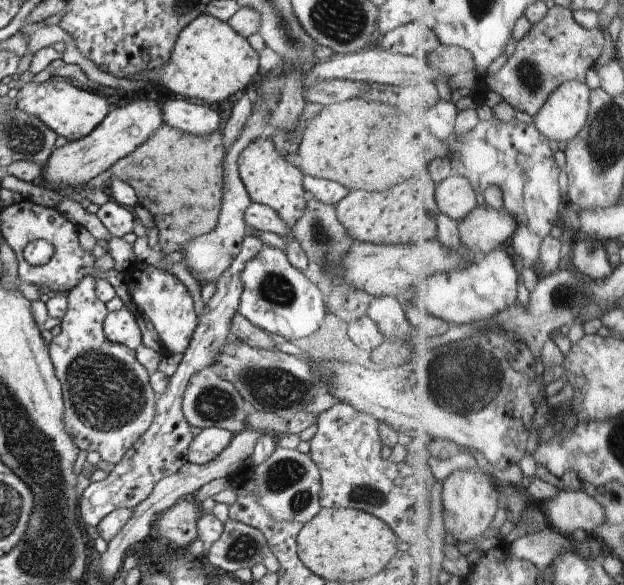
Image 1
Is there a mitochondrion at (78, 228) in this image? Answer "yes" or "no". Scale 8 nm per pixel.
no

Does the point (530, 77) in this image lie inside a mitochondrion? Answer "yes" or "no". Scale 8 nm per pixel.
yes

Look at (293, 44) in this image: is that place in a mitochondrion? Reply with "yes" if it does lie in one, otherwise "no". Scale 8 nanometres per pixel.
yes

